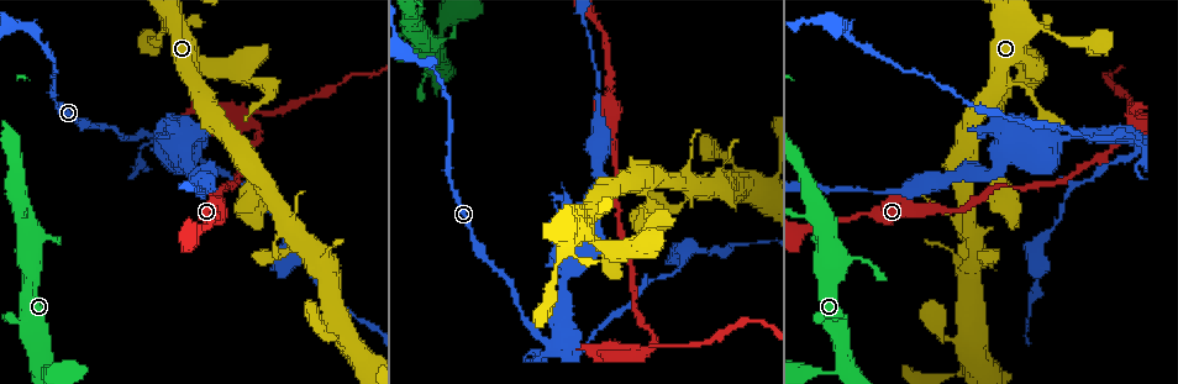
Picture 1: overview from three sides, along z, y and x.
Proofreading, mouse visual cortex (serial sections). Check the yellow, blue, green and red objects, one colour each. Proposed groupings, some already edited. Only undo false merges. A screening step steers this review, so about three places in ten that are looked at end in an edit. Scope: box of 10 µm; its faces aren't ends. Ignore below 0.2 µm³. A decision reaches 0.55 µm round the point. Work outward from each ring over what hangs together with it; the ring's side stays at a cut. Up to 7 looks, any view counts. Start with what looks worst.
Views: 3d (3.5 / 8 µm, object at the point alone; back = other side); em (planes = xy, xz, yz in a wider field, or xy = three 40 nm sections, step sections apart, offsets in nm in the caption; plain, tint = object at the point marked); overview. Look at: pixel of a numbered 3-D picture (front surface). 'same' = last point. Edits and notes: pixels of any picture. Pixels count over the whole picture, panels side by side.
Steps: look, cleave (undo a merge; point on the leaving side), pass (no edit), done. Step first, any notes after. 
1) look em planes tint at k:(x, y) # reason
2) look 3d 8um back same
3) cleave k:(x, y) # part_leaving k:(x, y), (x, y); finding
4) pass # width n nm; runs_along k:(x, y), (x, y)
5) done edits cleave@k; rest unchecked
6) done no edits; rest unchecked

look 3d 3.5um back at 1:(647, 356) # a fork

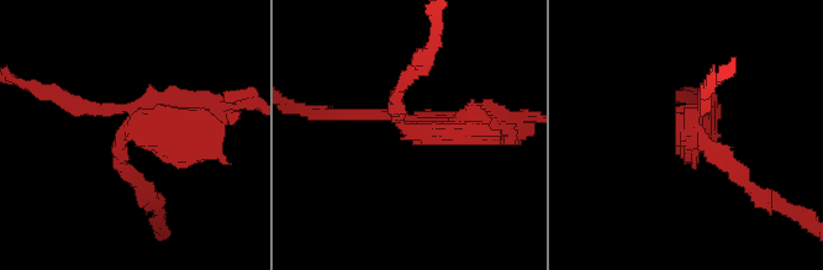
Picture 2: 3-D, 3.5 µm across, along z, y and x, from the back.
look em xy step 1 tint at 2:(690, 117)

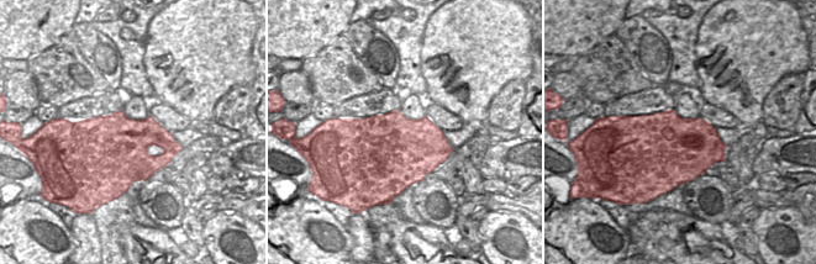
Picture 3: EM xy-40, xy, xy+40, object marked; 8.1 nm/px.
look em xy step 2 tint same

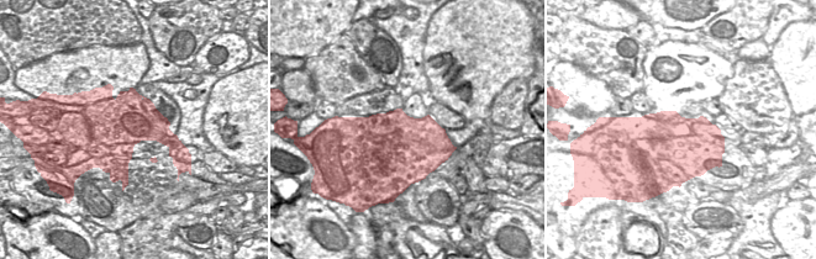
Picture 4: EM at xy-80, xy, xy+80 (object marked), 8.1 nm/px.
pass # runs_along 2:(742, 179), (687, 121), (707, 106); continuous, no second cell

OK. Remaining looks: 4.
look 3d 3.5um back at 1:(1127, 137) # three arms meet

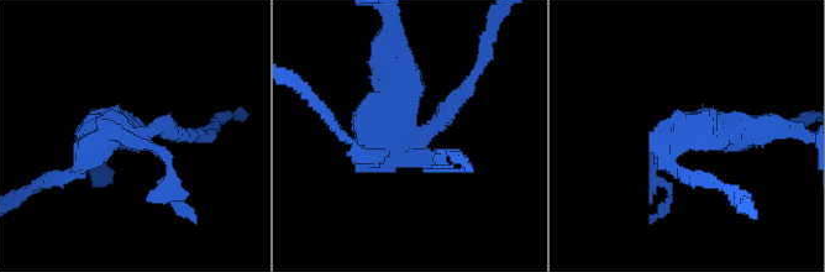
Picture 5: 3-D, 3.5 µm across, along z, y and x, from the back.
look em xy step 5 tint at 5:(401, 133)

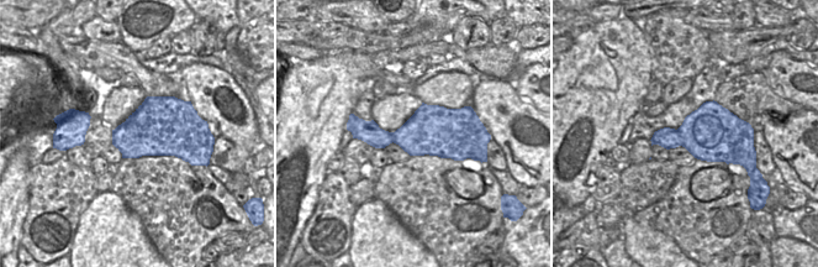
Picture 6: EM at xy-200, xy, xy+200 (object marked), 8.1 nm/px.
look em xy step 2 tint same # another direction

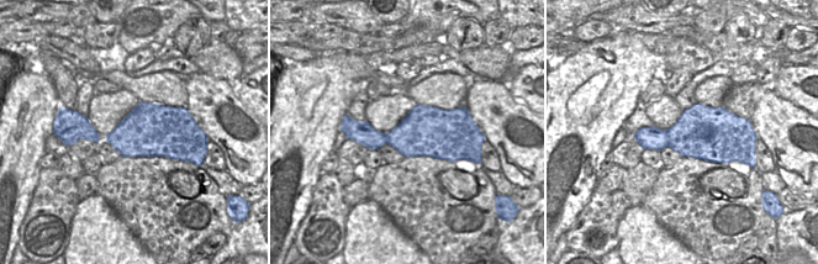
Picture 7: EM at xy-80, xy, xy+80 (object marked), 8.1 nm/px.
cleave 5:(652, 153) # width 400 nm; border 7:(85, 116), (79, 138); a second cell is stuck on

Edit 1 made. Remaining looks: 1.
done edits cleave@5; rest unchecked

